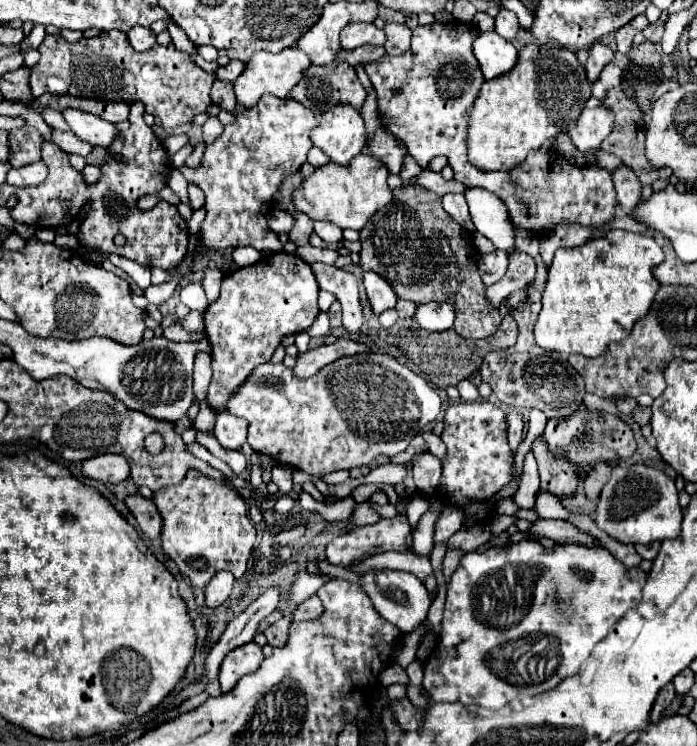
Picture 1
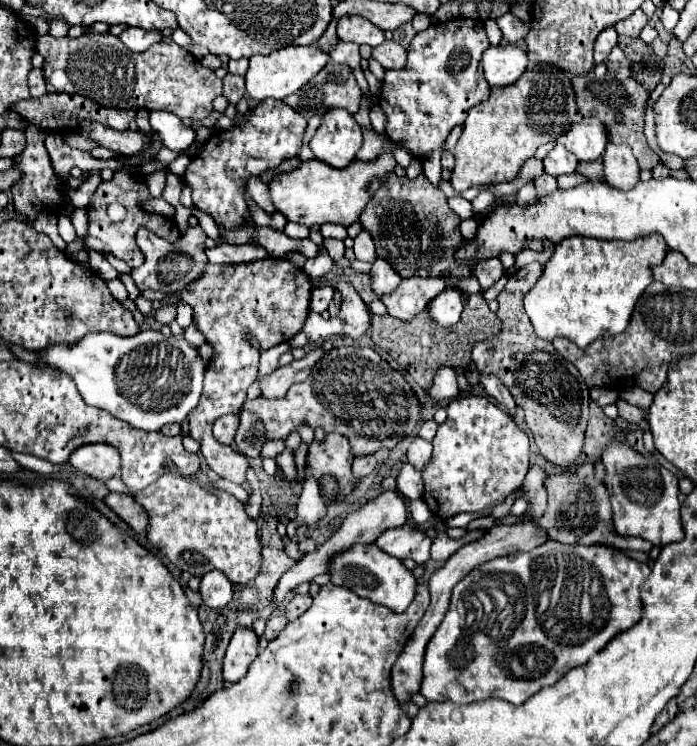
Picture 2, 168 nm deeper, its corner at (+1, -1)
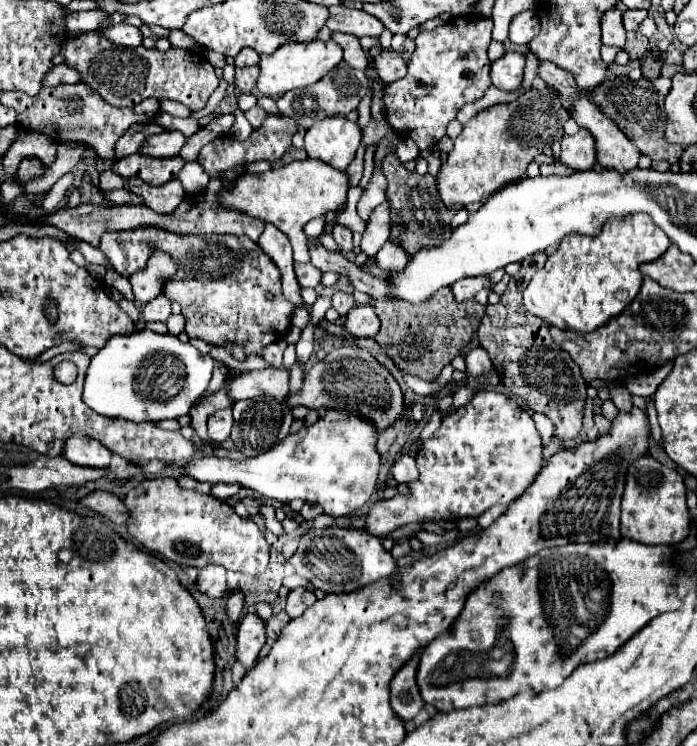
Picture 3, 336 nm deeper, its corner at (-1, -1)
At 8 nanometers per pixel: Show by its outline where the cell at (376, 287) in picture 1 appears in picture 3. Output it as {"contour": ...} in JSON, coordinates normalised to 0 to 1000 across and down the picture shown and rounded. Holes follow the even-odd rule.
{"contour":[[[552,326],[549,328],[549,334],[538,342],[538,347],[541,347],[541,355],[555,366],[555,369],[561,369],[561,366],[575,366],[578,361],[581,361],[581,355],[584,355],[584,342],[578,342],[578,334],[575,331],[567,331],[567,326]]]}

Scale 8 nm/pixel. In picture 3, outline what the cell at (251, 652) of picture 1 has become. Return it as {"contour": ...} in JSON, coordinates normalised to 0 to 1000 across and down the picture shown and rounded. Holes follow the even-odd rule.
{"contour":[[[366,822],[352,824],[340,840],[337,859],[337,886],[352,897],[360,897],[380,865],[380,835]]]}

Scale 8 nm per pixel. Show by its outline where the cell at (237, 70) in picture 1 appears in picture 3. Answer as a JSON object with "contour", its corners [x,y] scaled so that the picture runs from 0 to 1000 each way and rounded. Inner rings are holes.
{"contour":[[[349,66],[340,76],[337,76],[337,90],[360,90],[372,84],[372,74],[360,66]]]}

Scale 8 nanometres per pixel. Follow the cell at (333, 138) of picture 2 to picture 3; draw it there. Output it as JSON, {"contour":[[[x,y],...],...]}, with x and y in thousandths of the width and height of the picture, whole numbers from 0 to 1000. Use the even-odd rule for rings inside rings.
{"contour":[[[475,157],[452,165],[438,178],[438,202],[486,229],[495,229],[509,210],[518,189],[518,173],[498,157]]]}

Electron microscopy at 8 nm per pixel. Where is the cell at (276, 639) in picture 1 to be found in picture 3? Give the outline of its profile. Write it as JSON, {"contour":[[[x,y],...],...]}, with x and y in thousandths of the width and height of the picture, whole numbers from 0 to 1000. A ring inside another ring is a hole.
{"contour":[[[397,822],[397,824],[392,824],[392,827],[383,832],[383,862],[386,862],[386,865],[395,862],[395,857],[400,854],[403,843],[406,843],[412,835],[415,835],[412,822]]]}

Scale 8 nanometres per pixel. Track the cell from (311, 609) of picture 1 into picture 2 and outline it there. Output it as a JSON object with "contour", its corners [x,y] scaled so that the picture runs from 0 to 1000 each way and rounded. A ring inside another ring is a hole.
{"contour":[[[423,798],[409,814],[409,824],[415,832],[420,832],[432,827],[443,814],[446,814],[446,798]]]}

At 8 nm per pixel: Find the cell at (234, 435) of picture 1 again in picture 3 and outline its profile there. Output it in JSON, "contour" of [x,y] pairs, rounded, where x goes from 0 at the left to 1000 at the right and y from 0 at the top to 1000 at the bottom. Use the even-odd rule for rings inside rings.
{"contour":[[[317,548],[317,551],[308,551],[303,556],[303,562],[297,564],[297,575],[300,575],[300,586],[311,594],[320,594],[329,580],[331,580],[331,572],[334,572],[334,556],[331,556],[331,548]]]}

